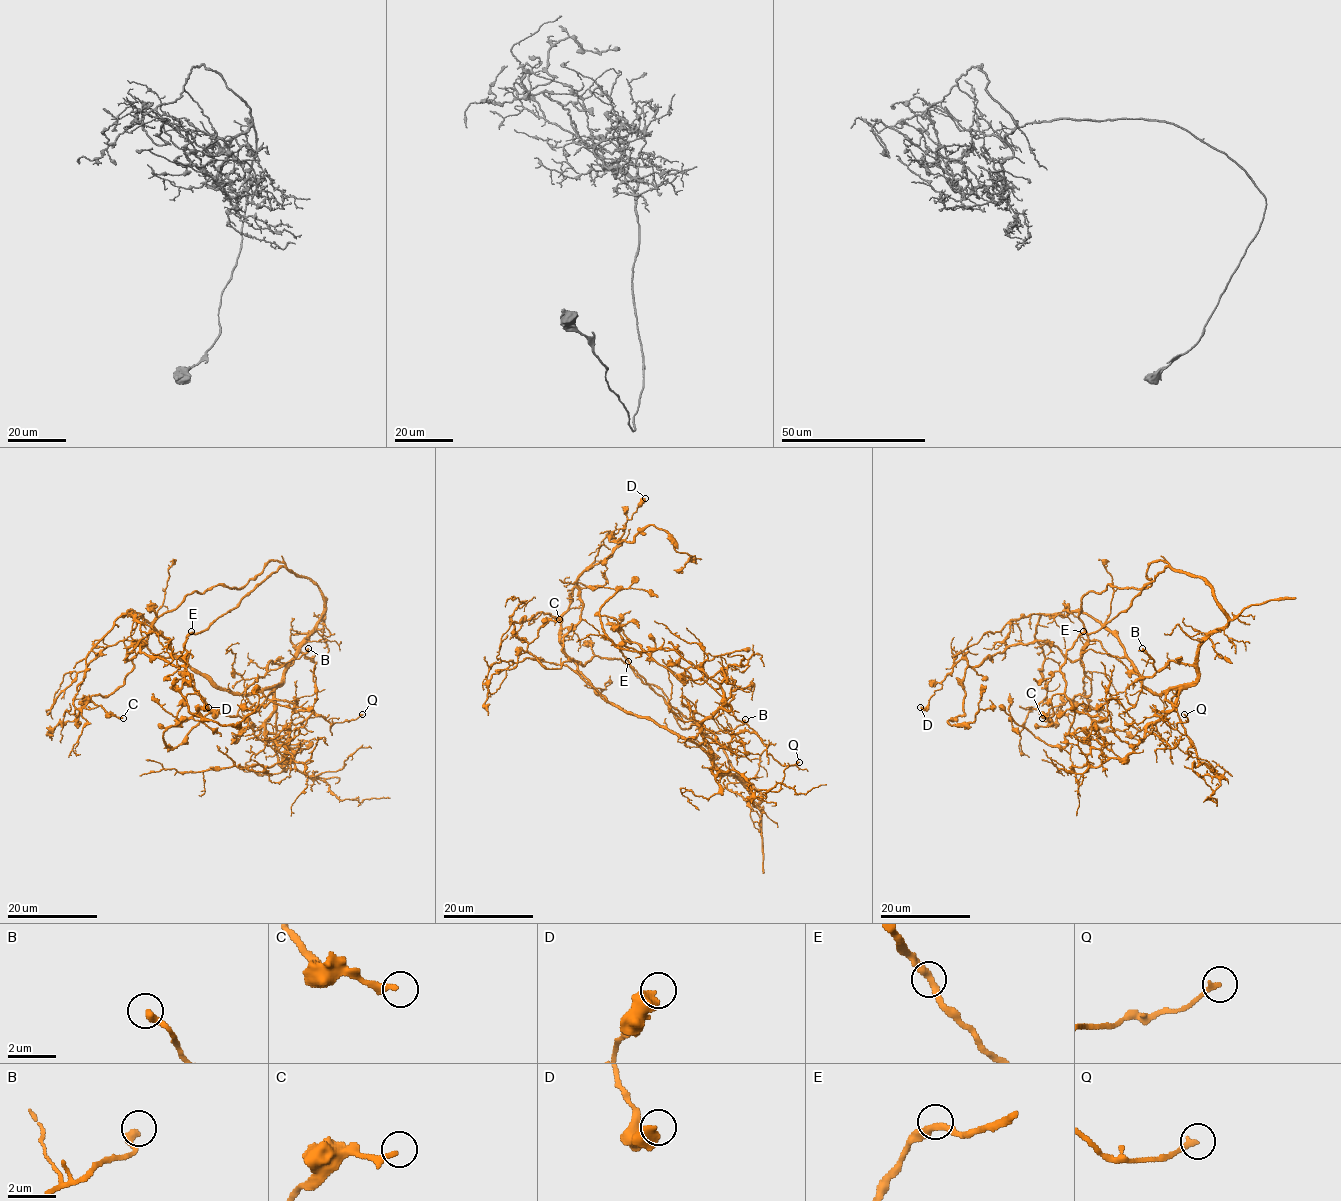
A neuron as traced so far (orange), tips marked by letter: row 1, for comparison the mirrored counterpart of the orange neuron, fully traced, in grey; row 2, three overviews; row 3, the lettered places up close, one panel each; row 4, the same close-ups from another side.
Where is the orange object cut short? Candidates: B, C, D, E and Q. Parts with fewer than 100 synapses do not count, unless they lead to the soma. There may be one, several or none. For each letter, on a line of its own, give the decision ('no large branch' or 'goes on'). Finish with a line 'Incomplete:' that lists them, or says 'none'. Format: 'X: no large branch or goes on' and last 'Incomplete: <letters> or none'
B: no large branch
C: no large branch
D: no large branch
E: no large branch
Q: no large branch
Incomplete: none

